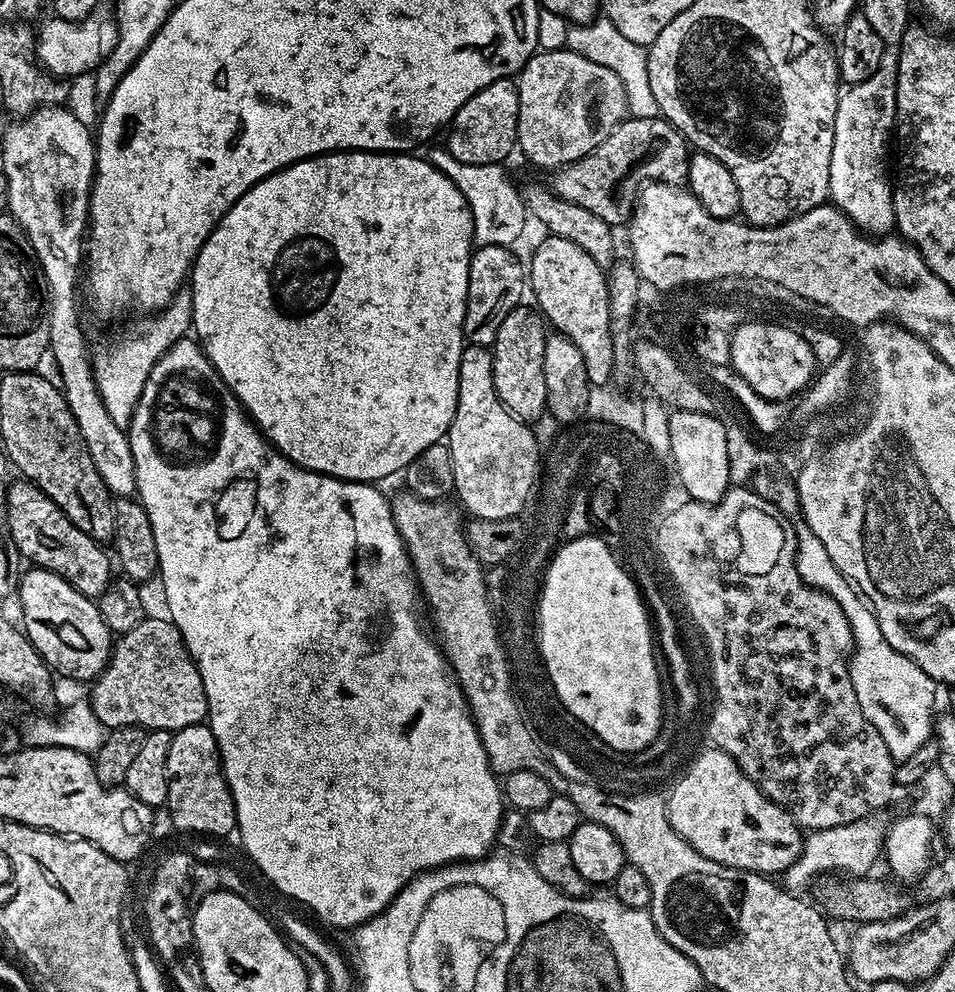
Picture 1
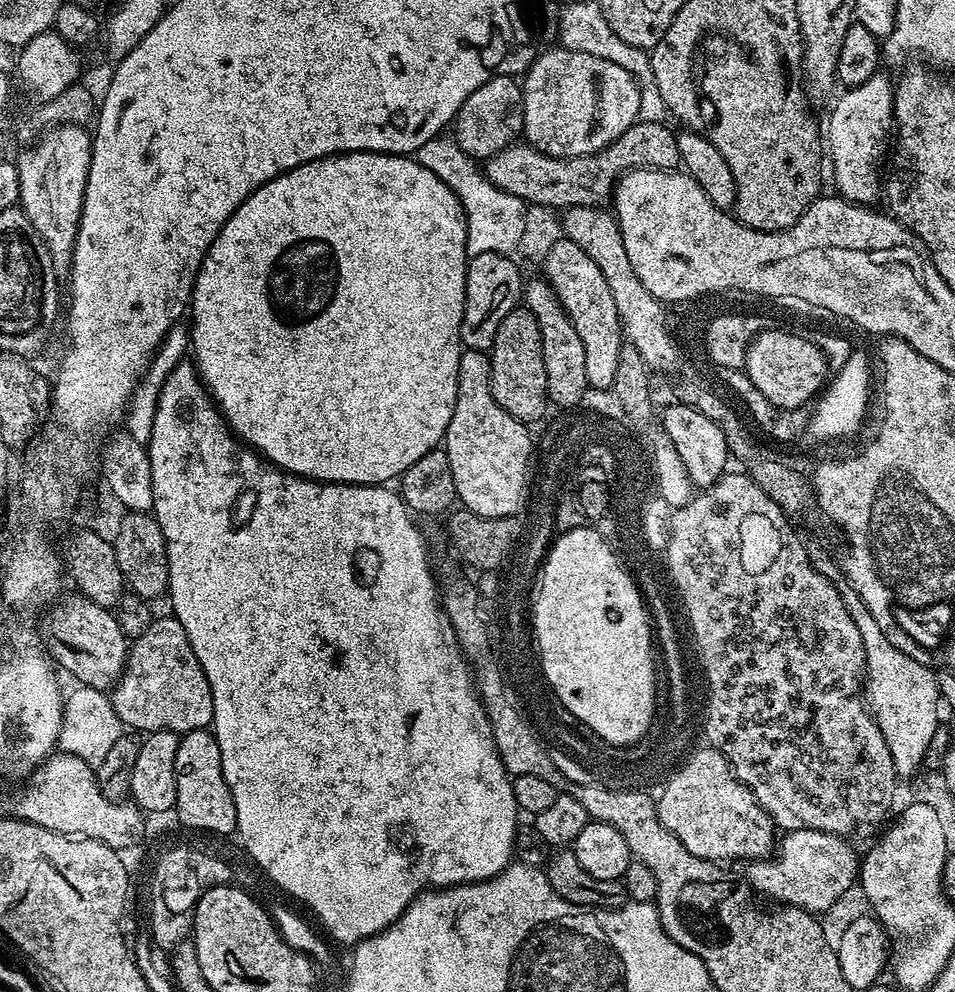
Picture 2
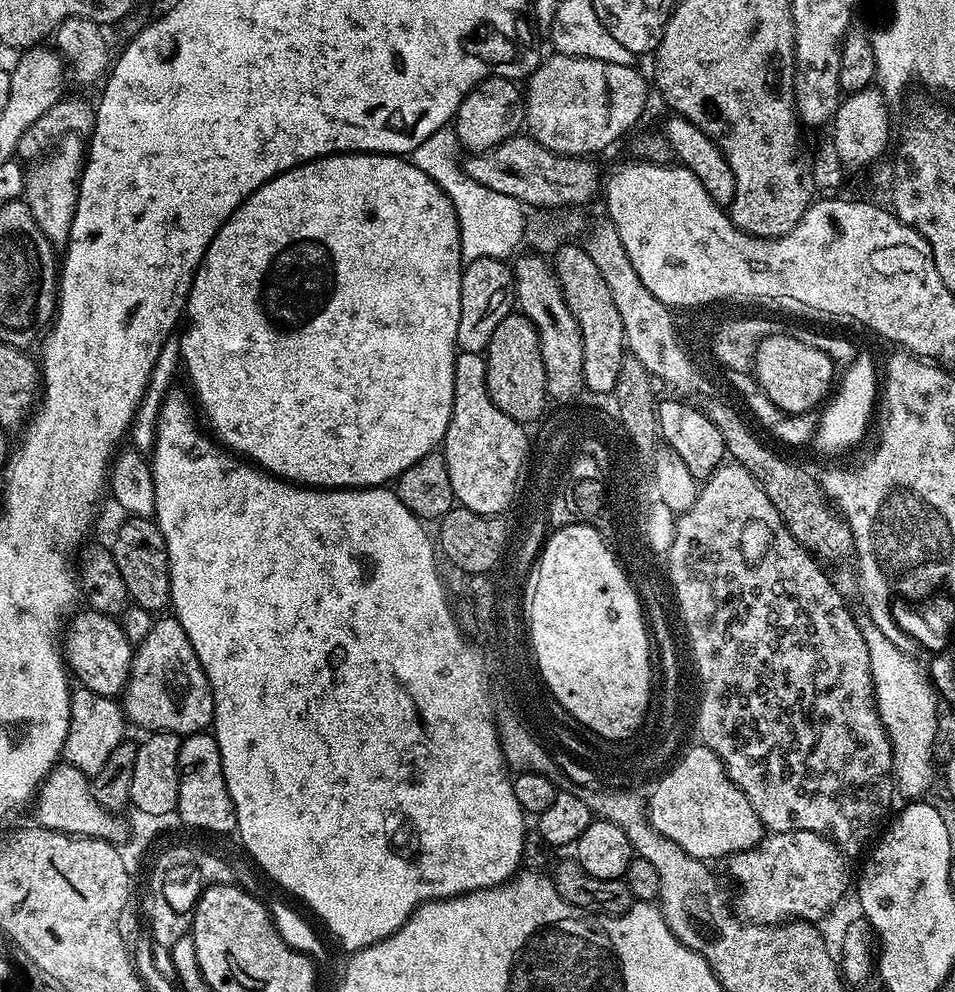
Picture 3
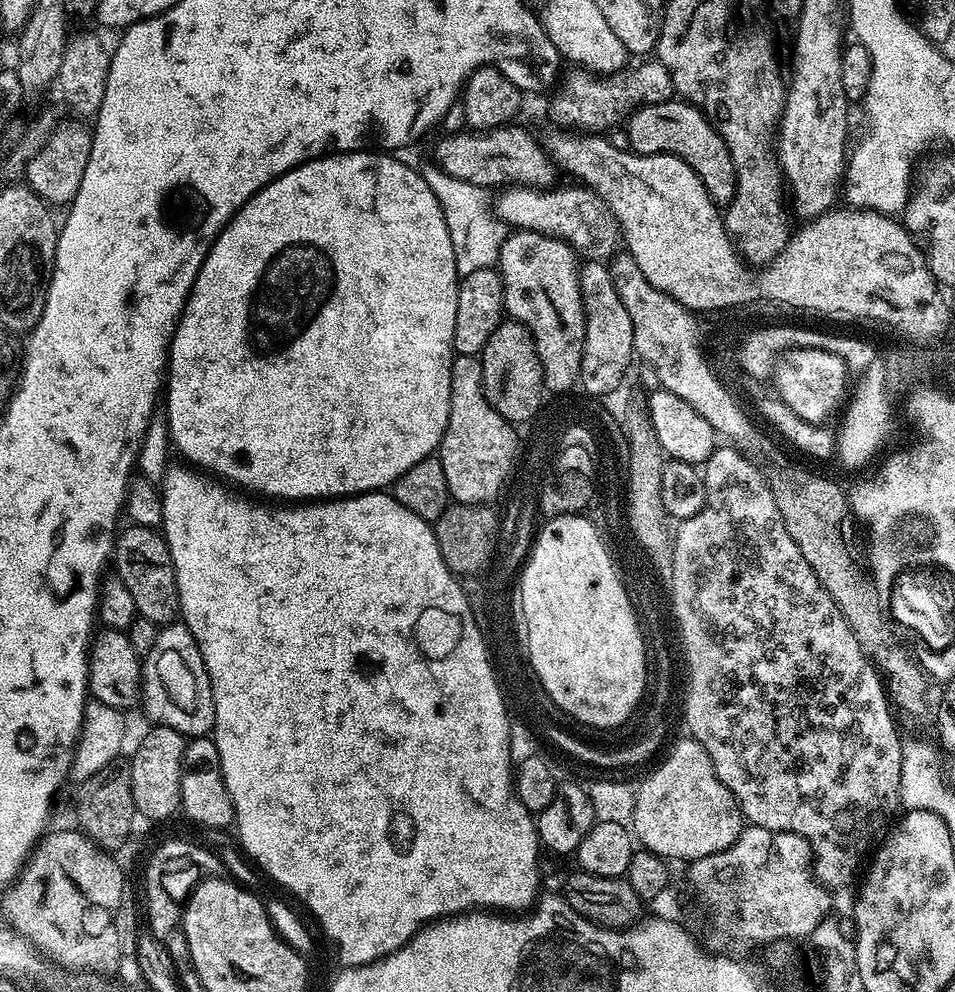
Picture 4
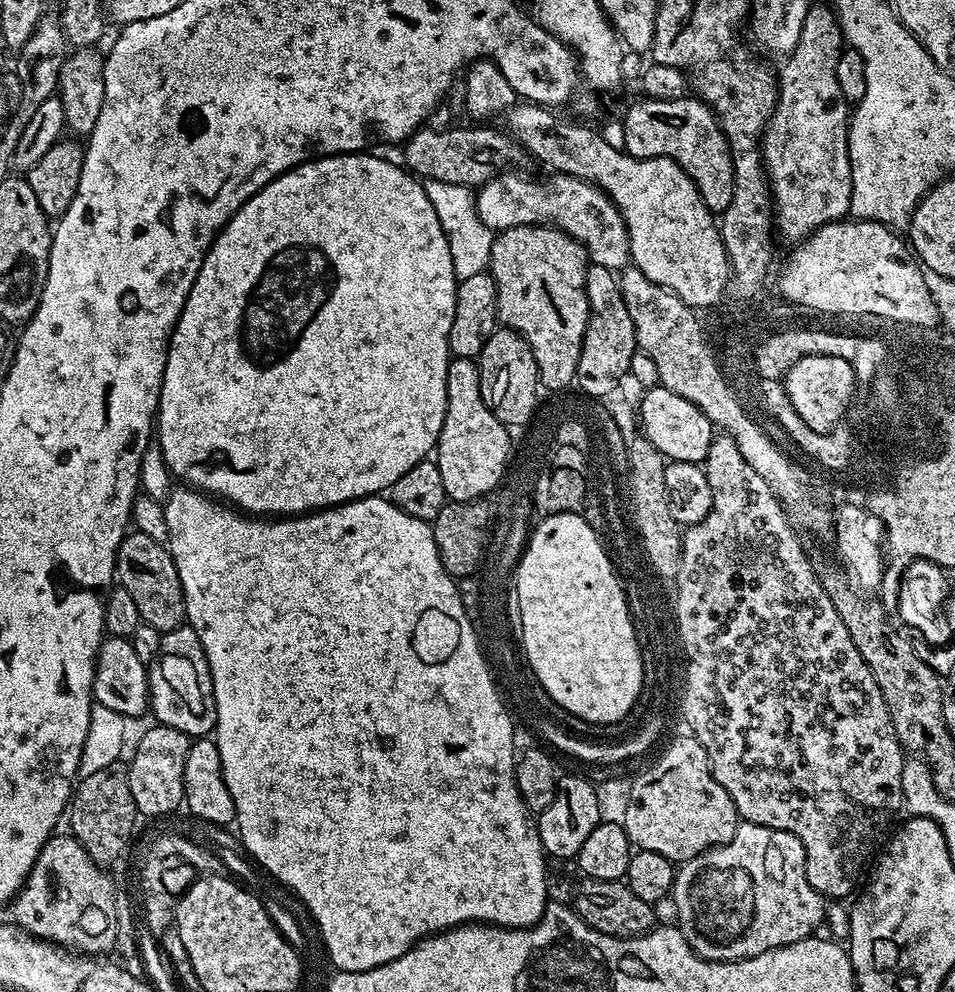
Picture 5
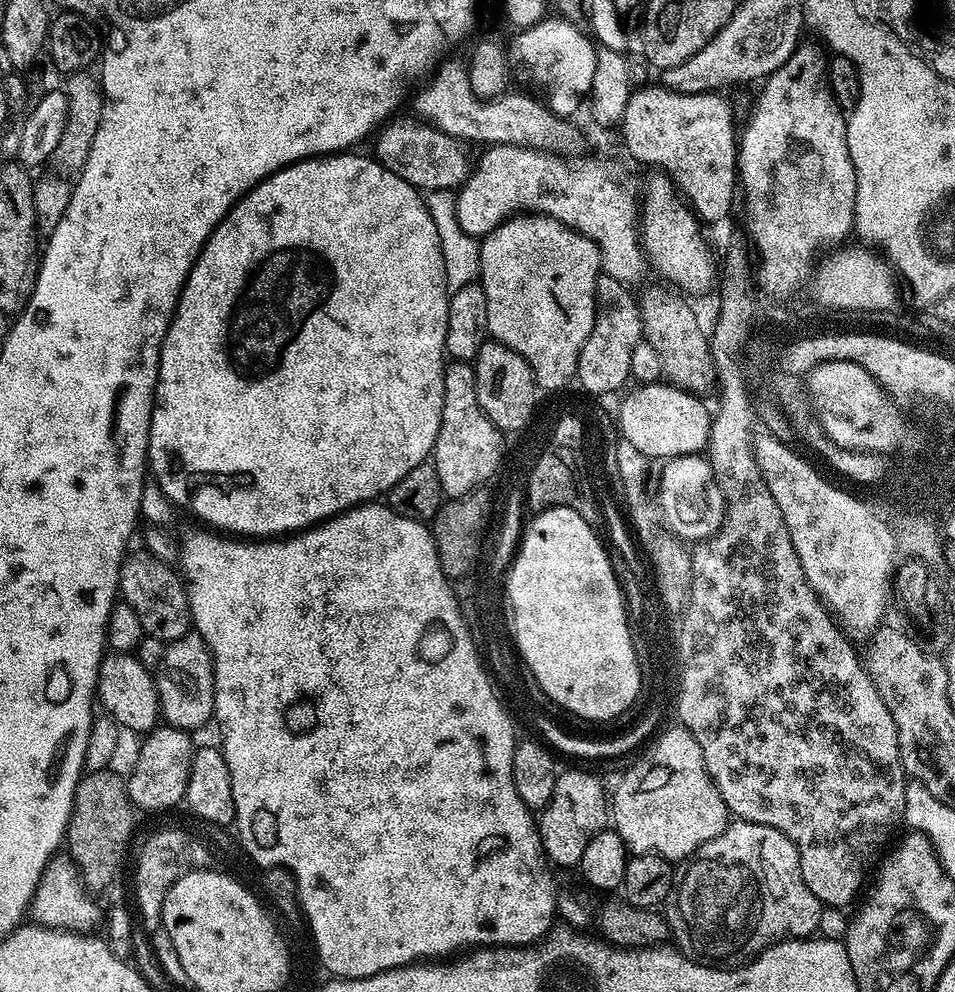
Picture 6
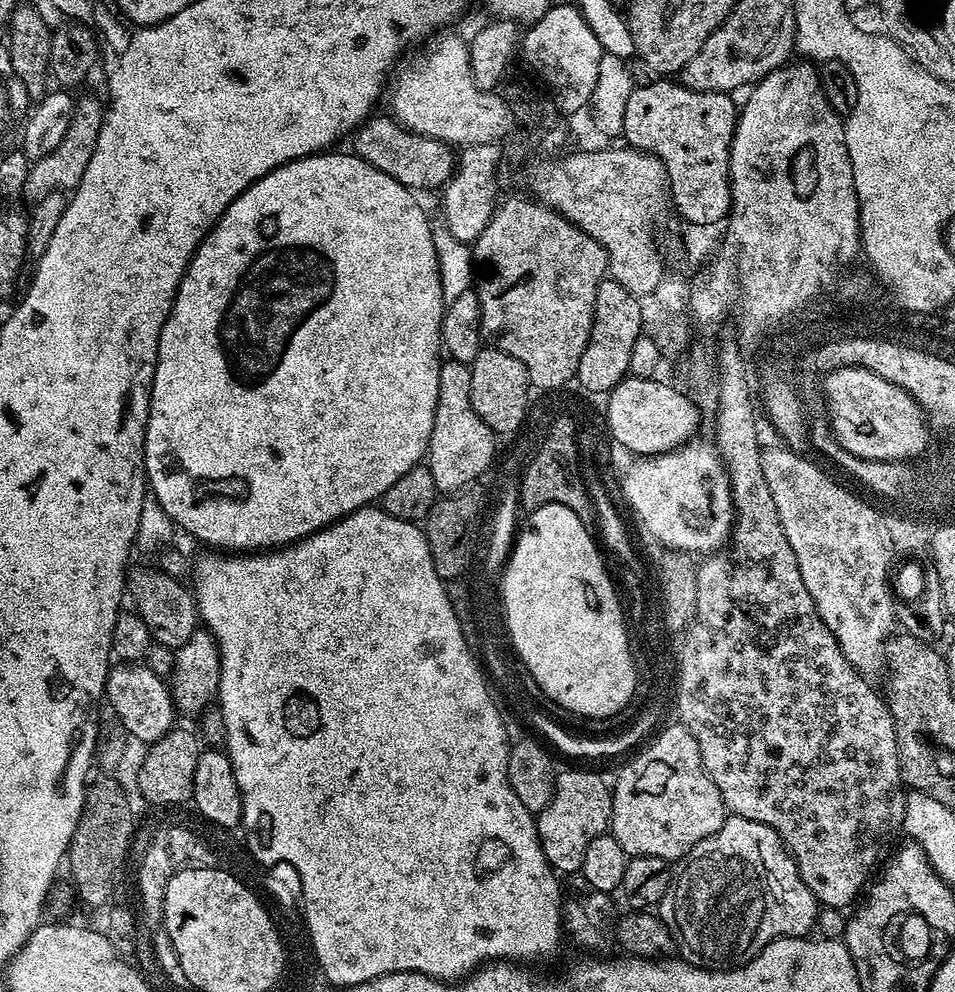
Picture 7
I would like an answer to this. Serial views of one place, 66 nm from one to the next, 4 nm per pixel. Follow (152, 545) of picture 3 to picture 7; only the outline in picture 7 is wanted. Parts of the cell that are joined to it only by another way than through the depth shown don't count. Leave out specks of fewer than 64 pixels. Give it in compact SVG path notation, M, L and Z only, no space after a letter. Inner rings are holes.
M133 567L126 577L126 592L134 603L134 610L146 622L146 630L150 630L153 641L162 647L177 649L186 643L198 630L198 613L196 601L193 593L184 589L185 585L181 581L175 580L168 572L156 568L136 568Z

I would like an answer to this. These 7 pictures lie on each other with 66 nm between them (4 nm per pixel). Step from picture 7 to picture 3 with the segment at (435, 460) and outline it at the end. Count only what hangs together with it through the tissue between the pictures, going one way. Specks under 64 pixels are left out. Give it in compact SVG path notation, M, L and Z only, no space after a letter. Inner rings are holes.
M460 352L454 362L454 398L452 399L452 417L448 423L448 429L442 441L442 451L444 461L446 462L446 470L450 470L450 486L454 486L454 494L456 495L459 507L466 504L472 504L472 510L479 512L496 512L496 508L504 508L504 500L508 500L508 495L512 492L512 477L516 476L516 471L520 469L521 456L530 449L526 428L519 424L514 418L510 418L506 414L502 414L502 410L498 410L498 406L494 406L494 402L488 393L486 386L486 366L487 359L478 352Z

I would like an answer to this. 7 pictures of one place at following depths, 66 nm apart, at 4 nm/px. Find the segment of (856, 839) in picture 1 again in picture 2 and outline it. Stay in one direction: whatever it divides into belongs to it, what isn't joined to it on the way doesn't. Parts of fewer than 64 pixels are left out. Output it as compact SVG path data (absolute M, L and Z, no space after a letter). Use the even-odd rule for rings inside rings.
M800 828L796 832L784 832L775 851L747 865L746 879L751 891L769 896L780 906L821 914L834 907L857 883L860 860L848 842L845 837L822 830Z

